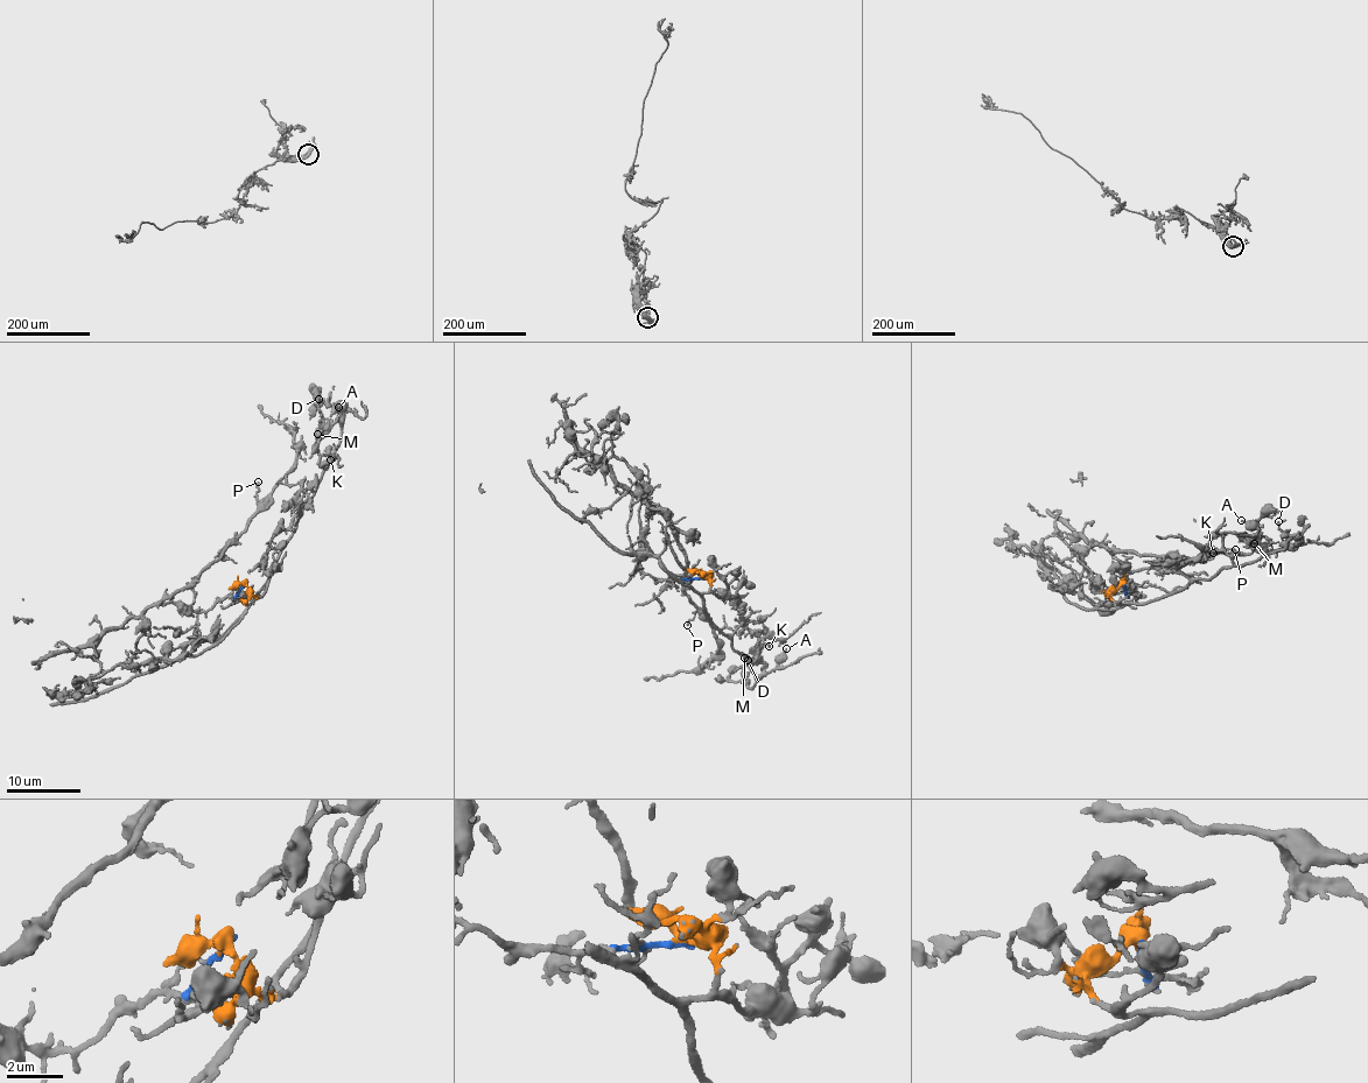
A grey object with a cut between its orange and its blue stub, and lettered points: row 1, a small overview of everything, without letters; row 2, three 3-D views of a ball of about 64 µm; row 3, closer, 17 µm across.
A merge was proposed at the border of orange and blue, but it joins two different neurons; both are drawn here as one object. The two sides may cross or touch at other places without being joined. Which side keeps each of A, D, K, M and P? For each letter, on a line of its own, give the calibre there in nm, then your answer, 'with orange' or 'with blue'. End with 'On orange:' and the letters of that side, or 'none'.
A: 200 nm | with orange
D: 100 nm | with orange
K: 130 nm | with orange
M: 110 nm | with orange
P: 150 nm | with blue
On orange: A, D, K, M

